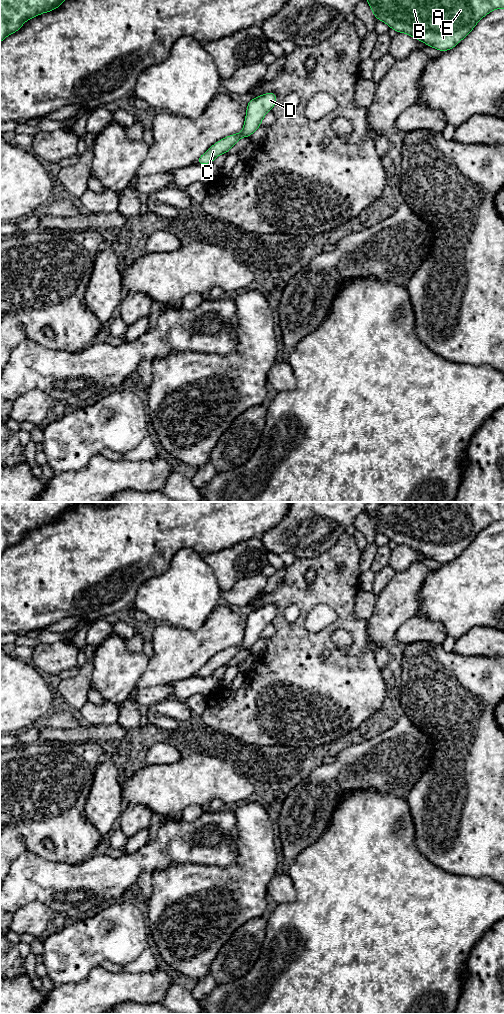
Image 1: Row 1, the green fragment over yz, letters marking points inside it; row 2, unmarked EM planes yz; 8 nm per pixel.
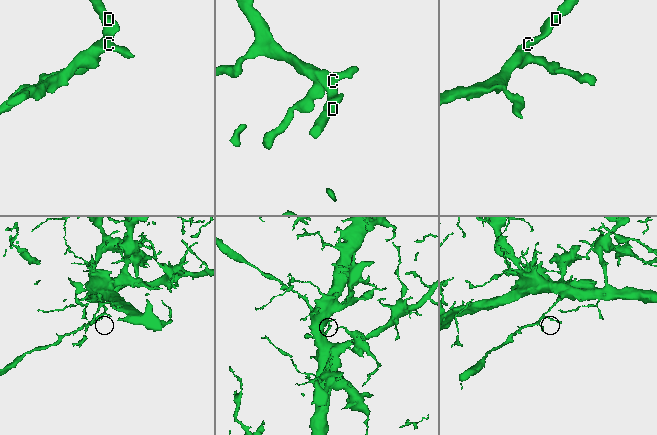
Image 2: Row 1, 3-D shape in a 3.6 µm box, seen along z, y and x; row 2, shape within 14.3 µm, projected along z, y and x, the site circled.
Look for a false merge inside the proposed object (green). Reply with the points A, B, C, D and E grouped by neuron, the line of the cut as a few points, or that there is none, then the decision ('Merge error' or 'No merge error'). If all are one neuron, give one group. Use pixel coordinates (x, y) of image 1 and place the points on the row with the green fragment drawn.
Groups: A B C D E. No split. No merge error

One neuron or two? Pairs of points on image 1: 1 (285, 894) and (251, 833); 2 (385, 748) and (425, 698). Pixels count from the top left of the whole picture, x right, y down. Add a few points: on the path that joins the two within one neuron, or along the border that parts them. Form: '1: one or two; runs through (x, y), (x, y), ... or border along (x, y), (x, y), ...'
1: two; border along (275, 872), (268, 885), (267, 893)
2: two; border along (404, 713), (426, 734)

